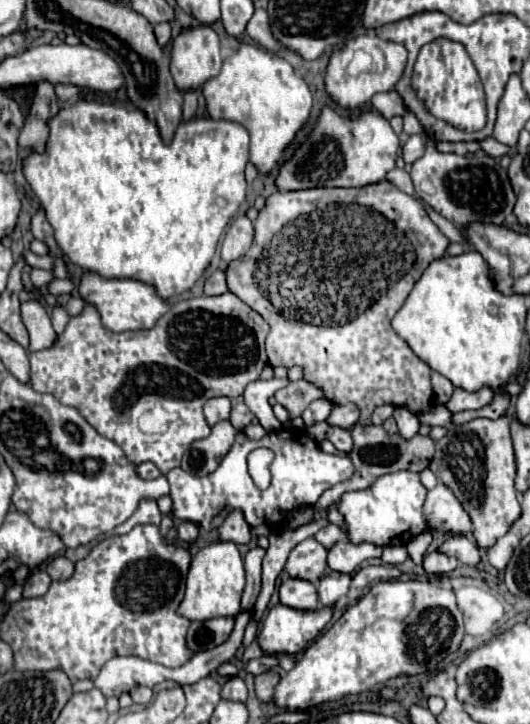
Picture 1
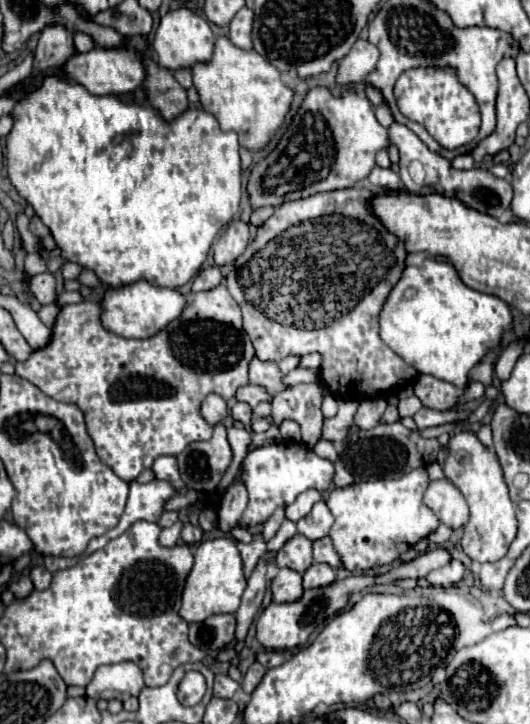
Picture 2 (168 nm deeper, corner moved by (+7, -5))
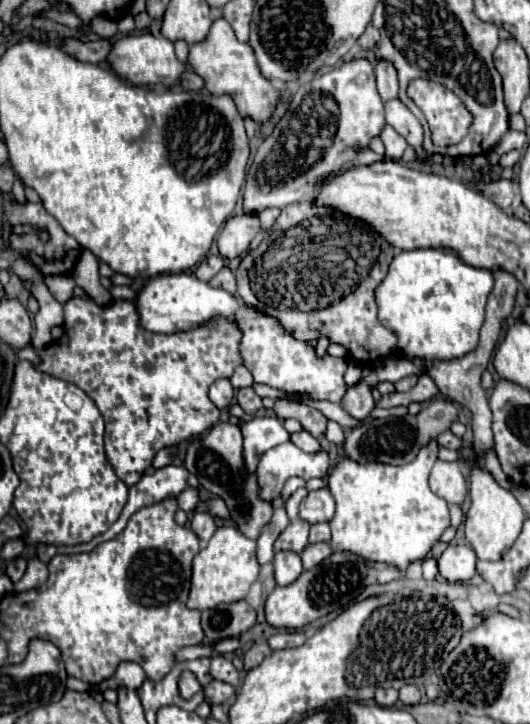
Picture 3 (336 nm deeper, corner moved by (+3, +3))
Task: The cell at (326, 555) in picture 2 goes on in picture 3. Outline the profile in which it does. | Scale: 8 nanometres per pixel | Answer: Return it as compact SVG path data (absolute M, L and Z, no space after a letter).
M320 522L320 524L310 526L310 542L328 542L328 536L330 536L328 522Z

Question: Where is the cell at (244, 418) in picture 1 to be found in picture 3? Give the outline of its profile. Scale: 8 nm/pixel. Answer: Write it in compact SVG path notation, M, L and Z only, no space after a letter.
M240 388L238 394L236 394L236 400L248 414L254 414L254 412L258 412L262 408L262 400L252 388Z

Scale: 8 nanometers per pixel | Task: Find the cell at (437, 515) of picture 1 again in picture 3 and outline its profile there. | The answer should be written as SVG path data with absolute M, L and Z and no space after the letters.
M436 460L430 472L430 488L434 494L444 498L448 504L462 504L468 494L462 462L460 460L456 462Z

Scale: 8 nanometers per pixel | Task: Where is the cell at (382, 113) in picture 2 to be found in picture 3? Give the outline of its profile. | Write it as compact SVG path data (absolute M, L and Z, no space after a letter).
M378 60L374 64L376 70L376 84L382 100L392 100L398 96L398 74L392 62L388 60Z

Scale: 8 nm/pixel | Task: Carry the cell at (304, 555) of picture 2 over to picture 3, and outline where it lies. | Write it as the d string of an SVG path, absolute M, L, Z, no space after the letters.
M294 520L290 522L278 540L274 542L274 550L292 550L292 552L302 552L304 546L308 544L308 528L310 524L306 520Z

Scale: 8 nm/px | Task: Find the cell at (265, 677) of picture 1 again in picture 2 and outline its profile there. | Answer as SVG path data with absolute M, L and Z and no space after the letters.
M254 662L254 664L248 668L248 672L246 672L244 680L242 680L242 690L250 696L250 694L254 692L254 688L260 684L260 680L264 678L264 674L266 674L266 668L264 668L262 664Z

